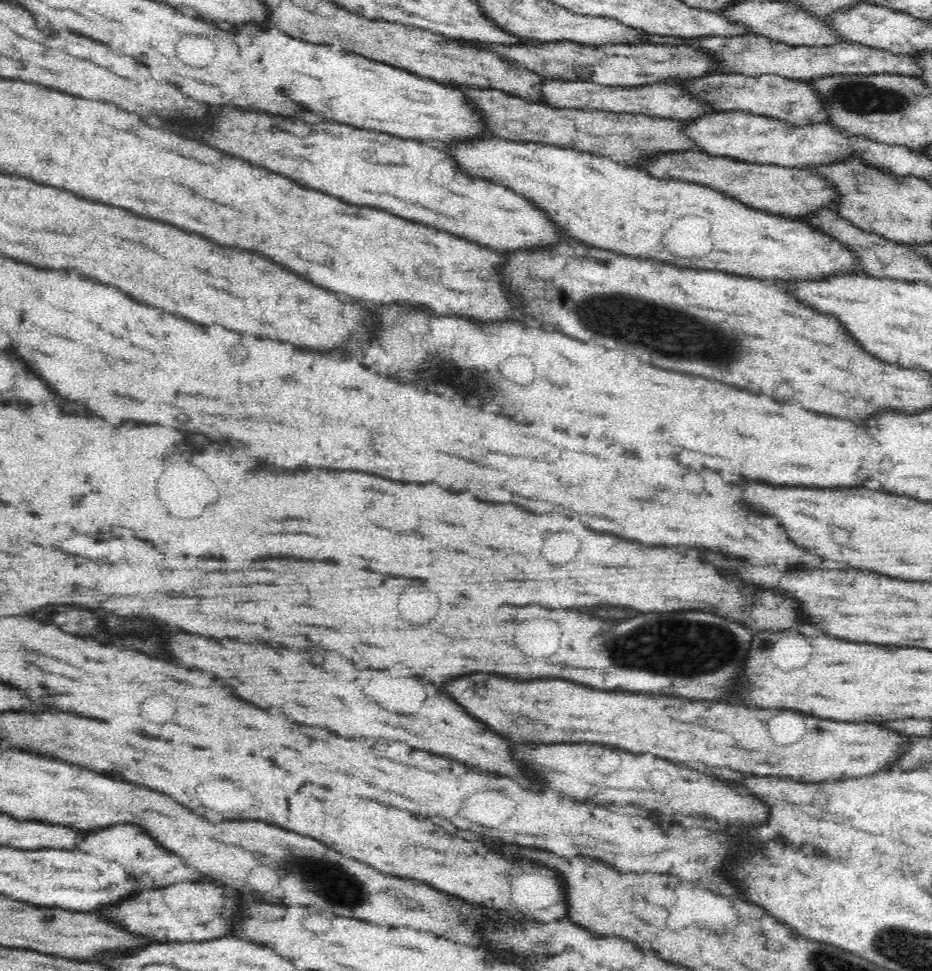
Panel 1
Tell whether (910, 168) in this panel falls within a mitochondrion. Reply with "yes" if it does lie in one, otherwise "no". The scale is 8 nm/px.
no

